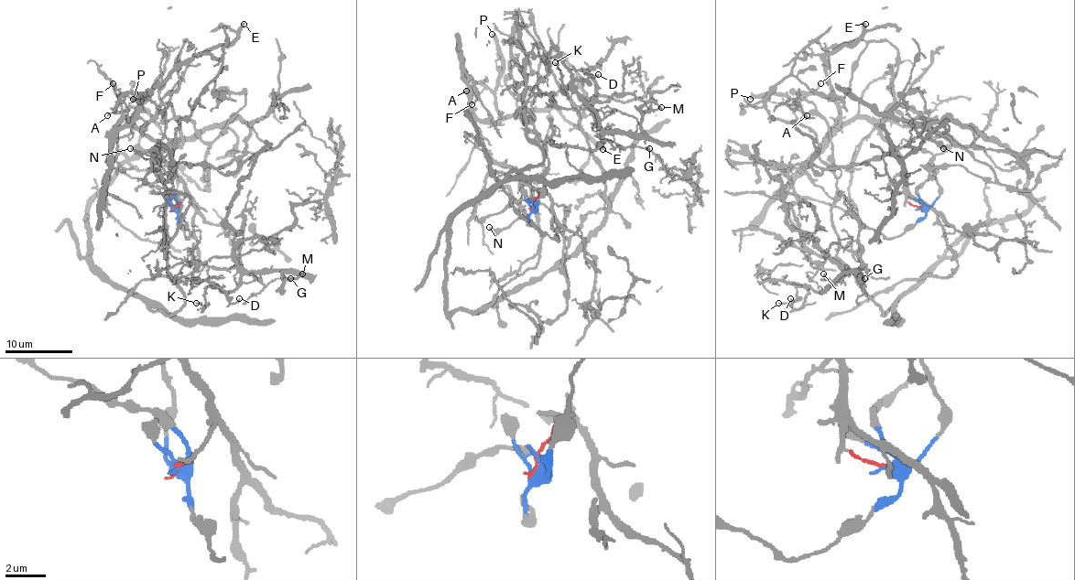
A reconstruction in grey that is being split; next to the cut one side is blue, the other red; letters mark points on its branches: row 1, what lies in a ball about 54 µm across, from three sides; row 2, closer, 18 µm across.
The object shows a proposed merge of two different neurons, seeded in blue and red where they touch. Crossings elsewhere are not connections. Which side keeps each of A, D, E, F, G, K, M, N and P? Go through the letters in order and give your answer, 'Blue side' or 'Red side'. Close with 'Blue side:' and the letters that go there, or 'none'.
A: Red side
D: Blue side
E: Red side
F: Red side
G: Blue side
K: Blue side
M: Blue side
N: Blue side
P: Red side
Blue side: D, G, K, M, N

